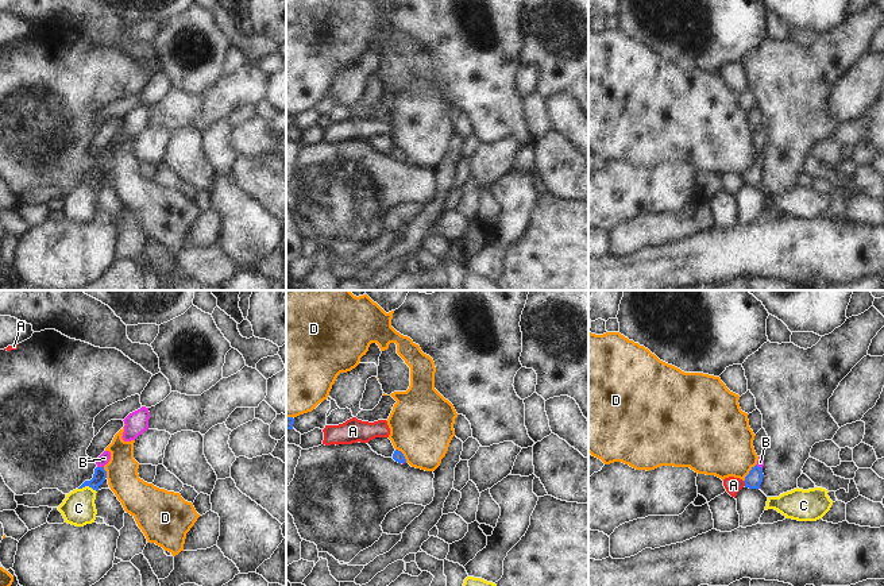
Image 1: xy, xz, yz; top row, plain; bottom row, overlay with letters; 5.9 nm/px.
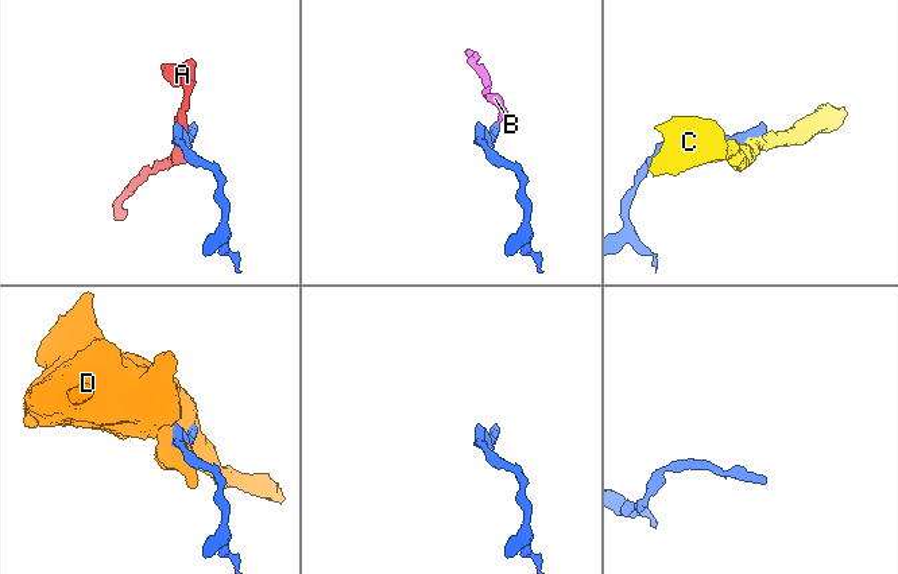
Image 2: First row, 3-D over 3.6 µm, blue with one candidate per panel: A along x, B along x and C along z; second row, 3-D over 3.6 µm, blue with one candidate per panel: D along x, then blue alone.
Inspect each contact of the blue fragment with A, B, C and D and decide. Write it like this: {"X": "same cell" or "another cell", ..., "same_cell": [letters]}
{"A": "another cell", "B": "same cell", "C": "another cell", "D": "another cell", "same_cell": ["B"]}

